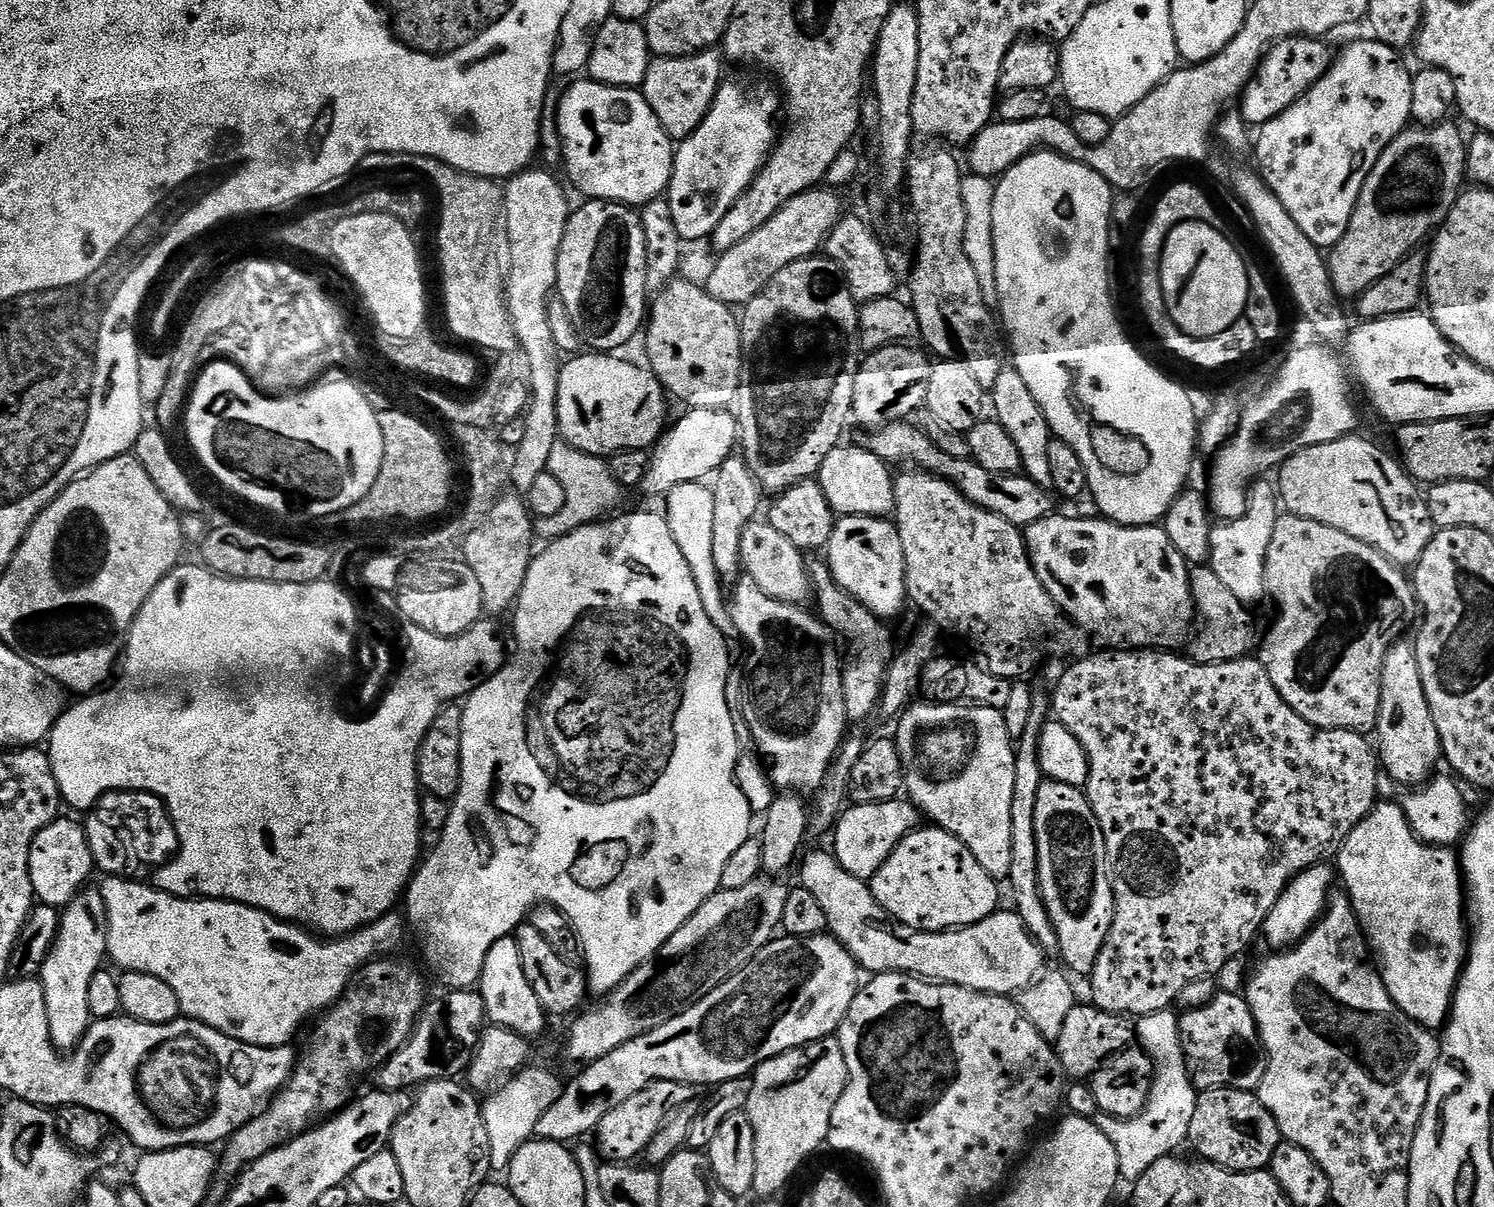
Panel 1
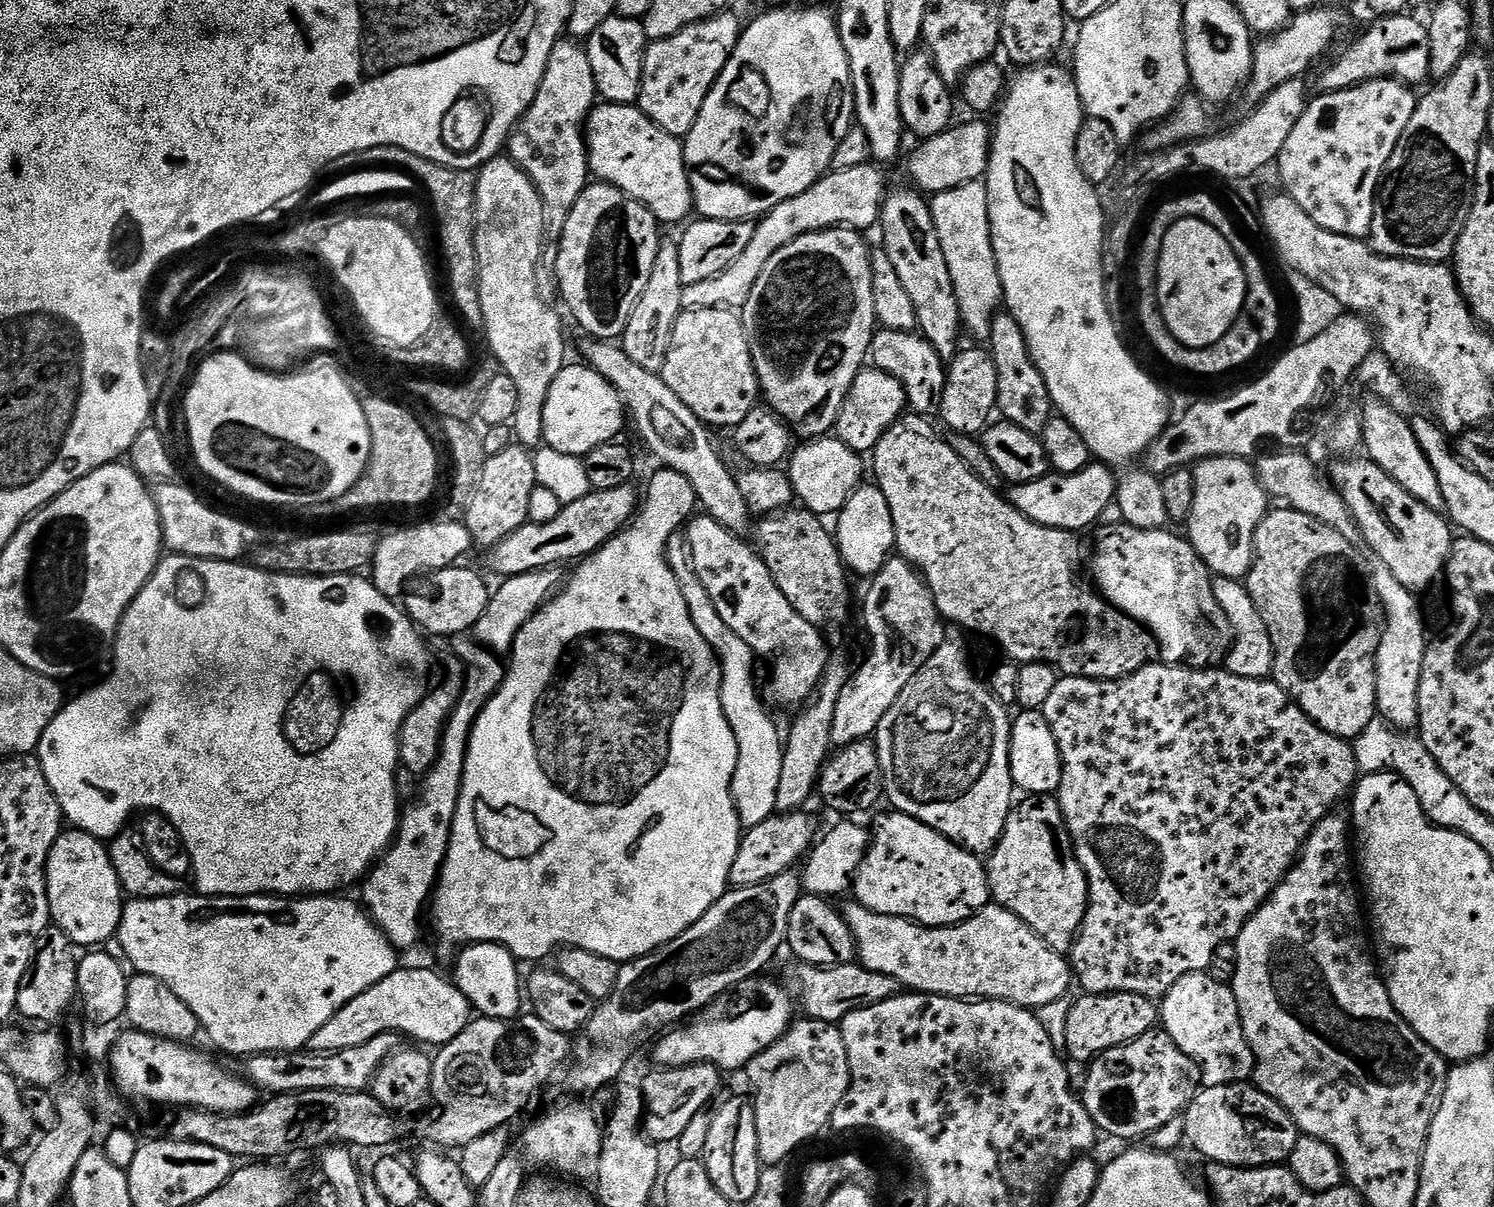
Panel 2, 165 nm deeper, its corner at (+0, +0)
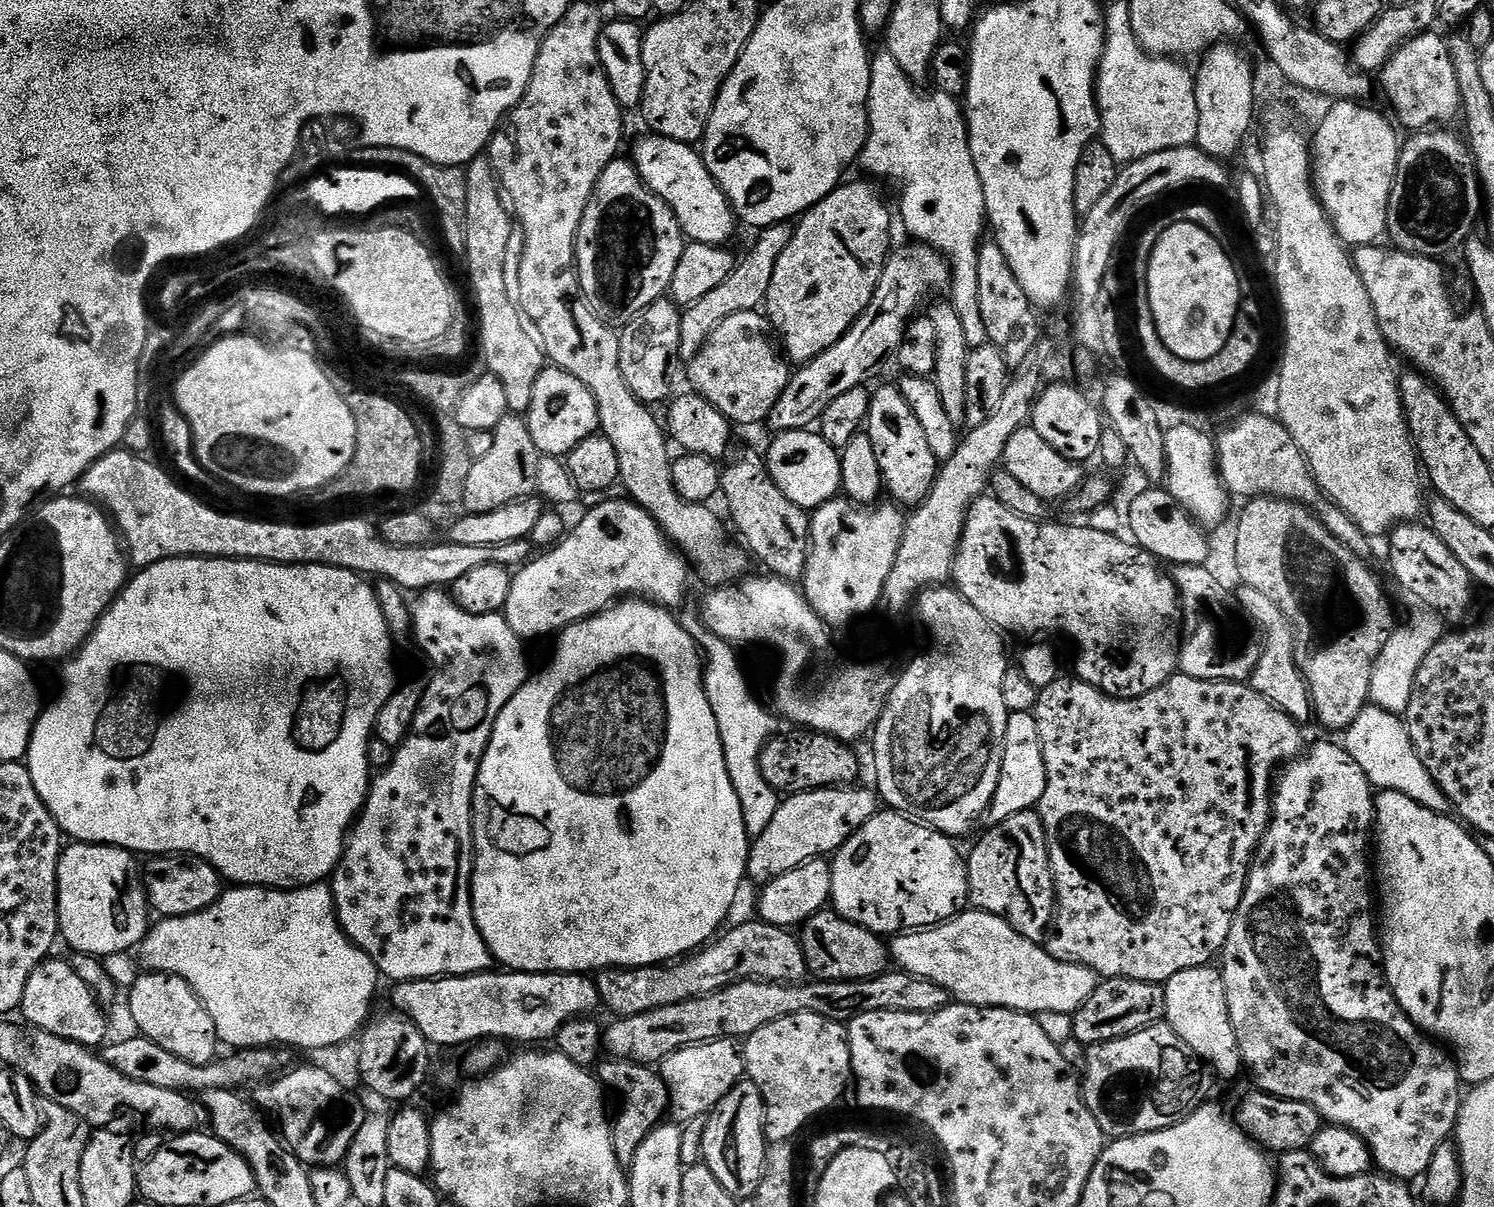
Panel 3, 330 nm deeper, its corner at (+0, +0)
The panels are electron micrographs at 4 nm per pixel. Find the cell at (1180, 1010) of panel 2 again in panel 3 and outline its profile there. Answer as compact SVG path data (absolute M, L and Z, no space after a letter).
M1212 966L1191 968L1174 974L1168 983L1163 985L1166 994L1164 1020L1190 1050L1199 1056L1205 1065L1208 1064L1224 1080L1232 1080L1242 1072L1242 1057L1234 1026L1230 1022L1230 1010L1226 1002L1226 986L1223 975Z

